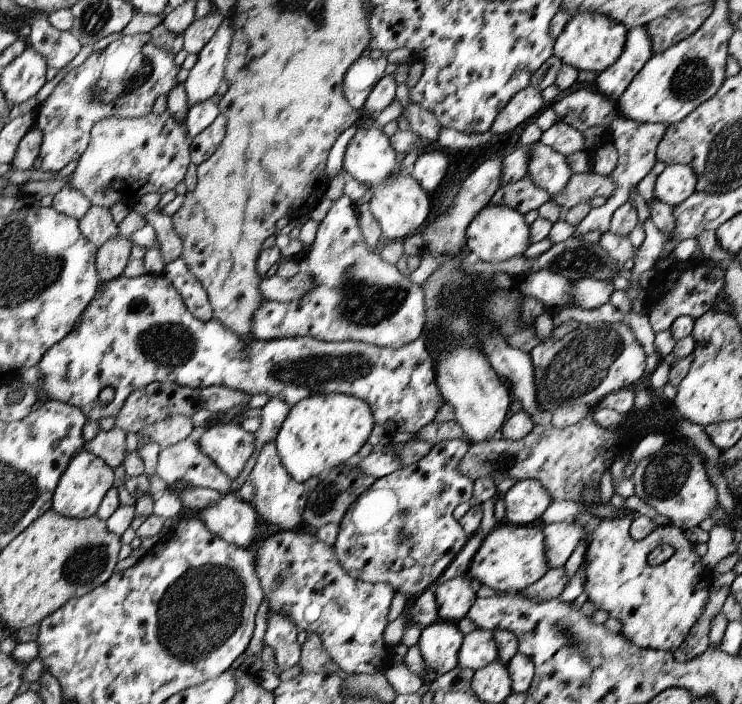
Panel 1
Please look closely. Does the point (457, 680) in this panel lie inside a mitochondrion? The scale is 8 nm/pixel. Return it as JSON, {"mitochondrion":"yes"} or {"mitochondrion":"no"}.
{"mitochondrion":"no"}

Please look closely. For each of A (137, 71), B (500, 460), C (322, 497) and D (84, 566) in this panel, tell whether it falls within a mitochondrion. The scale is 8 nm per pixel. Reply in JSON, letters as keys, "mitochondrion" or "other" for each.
{"A":"mitochondrion","B":"mitochondrion","C":"mitochondrion","D":"mitochondrion"}

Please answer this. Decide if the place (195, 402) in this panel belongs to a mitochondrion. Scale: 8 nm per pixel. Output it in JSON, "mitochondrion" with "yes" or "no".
{"mitochondrion":"no"}

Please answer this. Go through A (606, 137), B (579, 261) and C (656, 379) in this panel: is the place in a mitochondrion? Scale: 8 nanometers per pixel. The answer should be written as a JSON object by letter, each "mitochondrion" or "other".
{"A":"other","B":"mitochondrion","C":"other"}

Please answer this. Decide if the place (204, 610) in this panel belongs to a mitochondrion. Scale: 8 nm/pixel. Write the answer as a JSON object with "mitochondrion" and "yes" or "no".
{"mitochondrion":"yes"}

